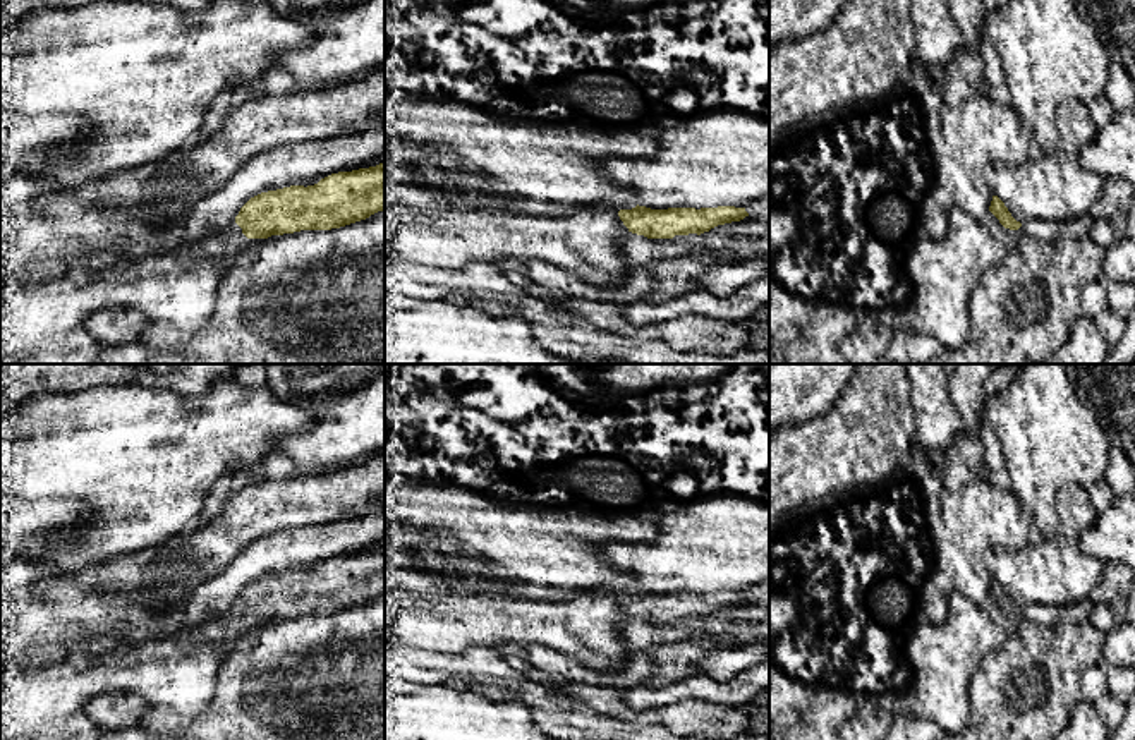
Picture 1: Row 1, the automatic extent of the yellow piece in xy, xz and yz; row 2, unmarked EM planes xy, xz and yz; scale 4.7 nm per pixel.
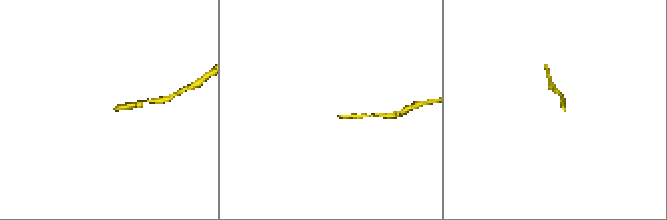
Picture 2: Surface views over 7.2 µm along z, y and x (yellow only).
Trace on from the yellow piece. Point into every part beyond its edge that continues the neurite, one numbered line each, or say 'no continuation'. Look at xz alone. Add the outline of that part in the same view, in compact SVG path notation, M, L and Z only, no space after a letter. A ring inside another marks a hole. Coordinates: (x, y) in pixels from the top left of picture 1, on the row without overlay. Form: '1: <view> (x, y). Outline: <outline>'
1: xz (625, 584). Outline: M623 575L623 577L615 579L610 584L596 585L594 589L591 589L591 592L601 594L601 596L616 596L618 597L620 594L632 594L637 589L639 589L637 582L632 577Z

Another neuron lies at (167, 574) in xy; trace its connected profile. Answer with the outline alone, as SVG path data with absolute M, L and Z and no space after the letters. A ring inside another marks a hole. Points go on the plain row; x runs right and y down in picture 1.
M385 453L323 474L259 479L234 493L225 510L208 524L187 527L158 546L120 555L74 572L82 587L98 587L112 601L151 599L163 610L175 608L191 592L220 573L249 543L287 527L325 524L366 515L385 505Z

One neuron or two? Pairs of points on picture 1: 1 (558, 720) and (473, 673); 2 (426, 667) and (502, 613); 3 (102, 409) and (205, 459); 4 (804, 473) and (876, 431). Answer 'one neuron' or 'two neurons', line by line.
1: one neuron
2: two neurons
3: one neuron
4: one neuron

